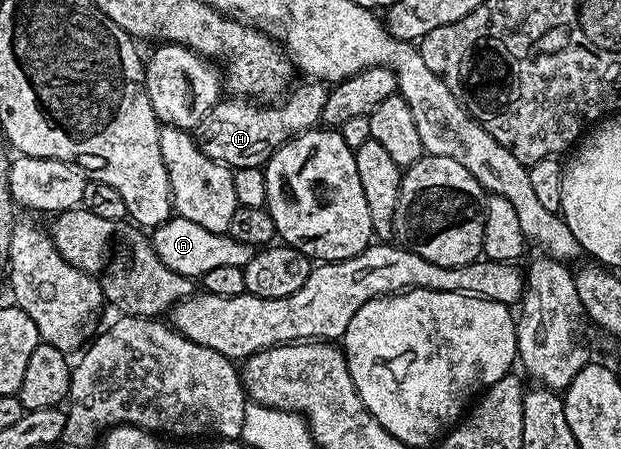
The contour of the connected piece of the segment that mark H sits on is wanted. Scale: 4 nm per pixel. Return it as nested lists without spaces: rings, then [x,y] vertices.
[[[321,83],[305,84],[309,85],[294,84],[283,99],[276,103],[258,103],[253,99],[218,101],[191,130],[199,151],[203,151],[207,159],[215,159],[215,163],[223,163],[232,170],[243,167],[262,168],[281,145],[300,133],[306,133],[321,121],[323,103],[327,103],[329,89]]]

